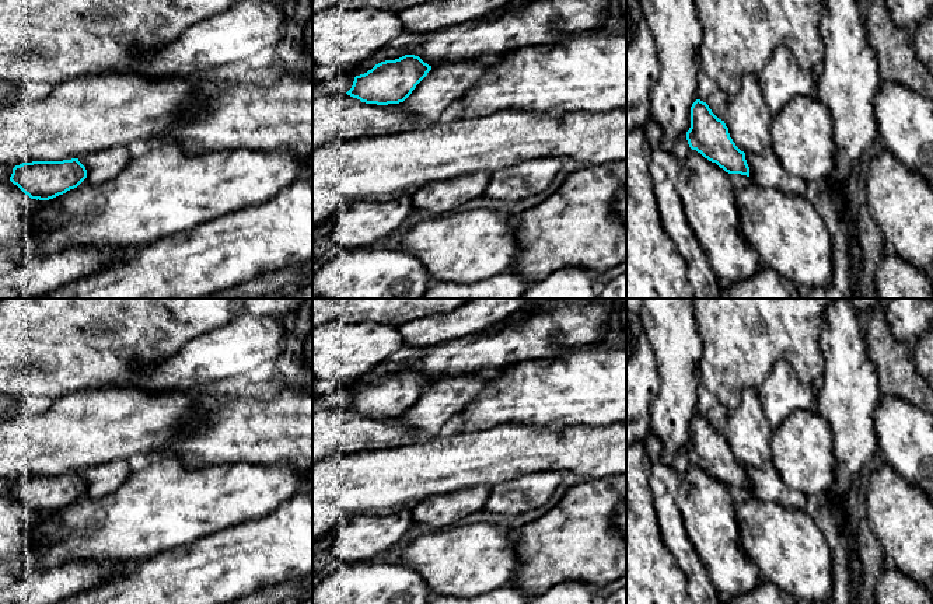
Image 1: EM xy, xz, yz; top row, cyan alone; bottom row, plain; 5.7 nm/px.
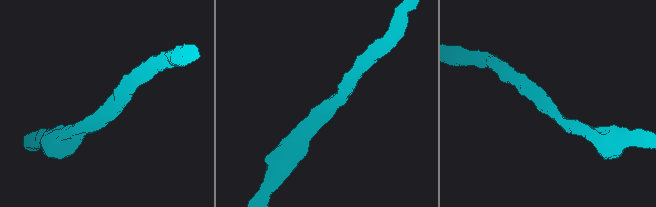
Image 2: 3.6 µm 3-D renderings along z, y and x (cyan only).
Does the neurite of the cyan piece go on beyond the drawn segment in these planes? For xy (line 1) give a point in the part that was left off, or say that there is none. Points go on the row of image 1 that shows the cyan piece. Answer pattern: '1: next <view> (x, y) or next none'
1: next none

